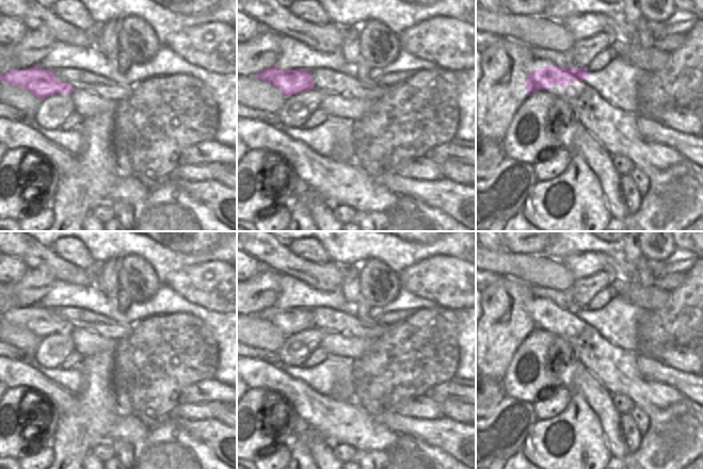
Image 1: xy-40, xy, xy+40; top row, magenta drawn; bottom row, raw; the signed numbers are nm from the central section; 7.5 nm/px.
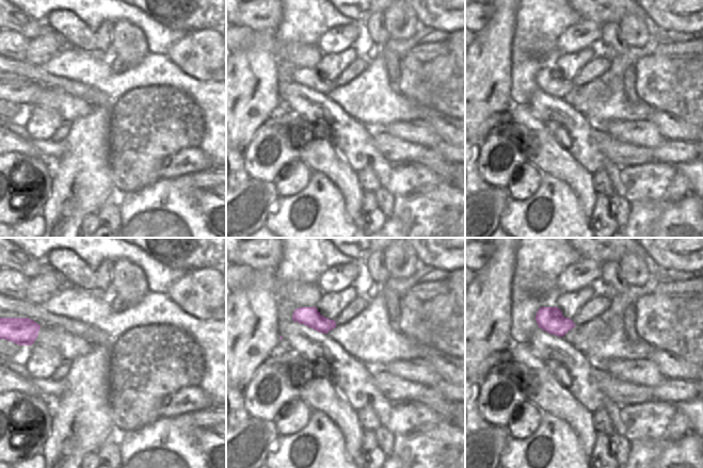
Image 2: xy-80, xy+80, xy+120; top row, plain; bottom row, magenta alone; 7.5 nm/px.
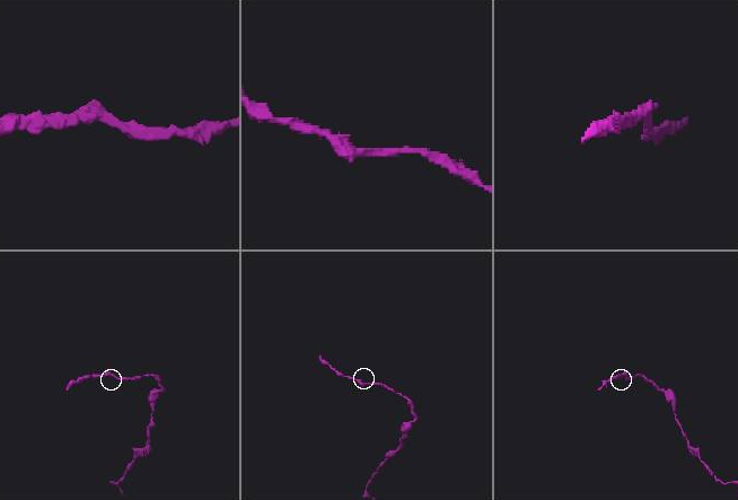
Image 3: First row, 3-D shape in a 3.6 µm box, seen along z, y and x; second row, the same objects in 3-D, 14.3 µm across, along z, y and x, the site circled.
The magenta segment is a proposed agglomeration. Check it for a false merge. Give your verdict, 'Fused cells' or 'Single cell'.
Single cell.

